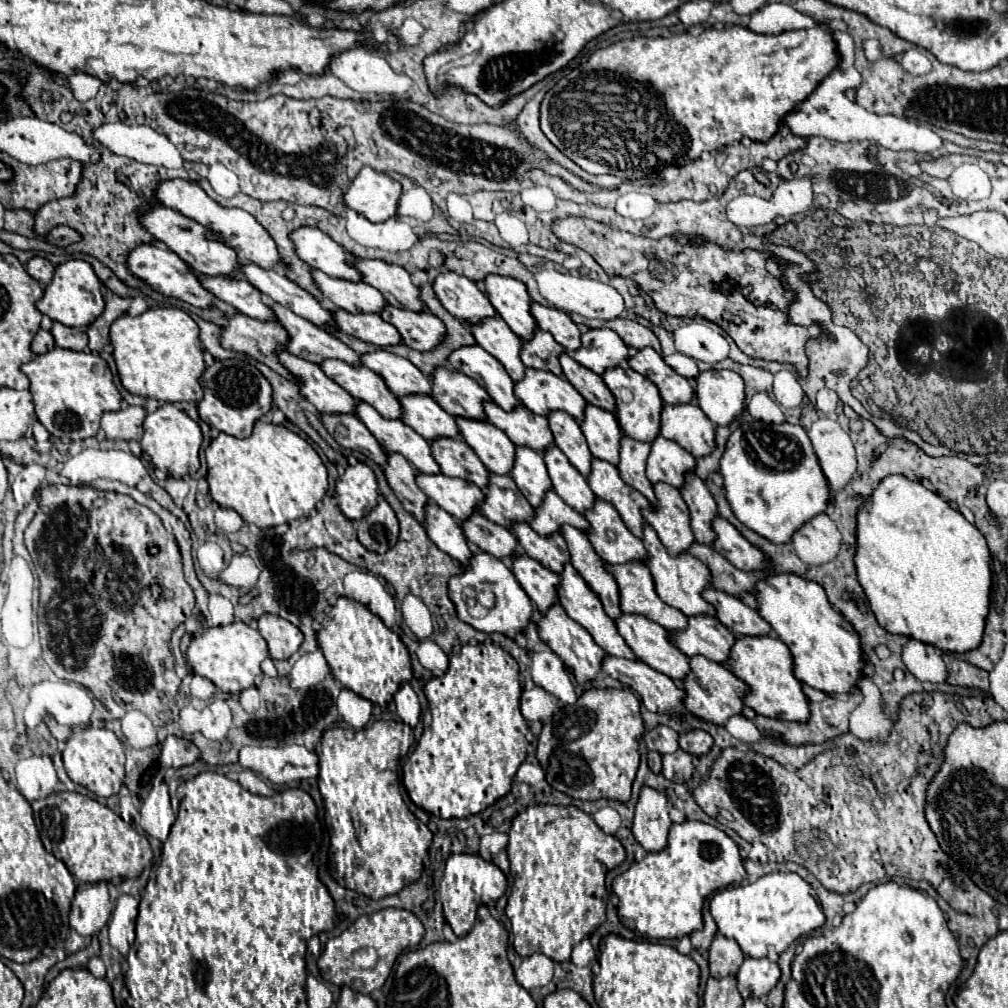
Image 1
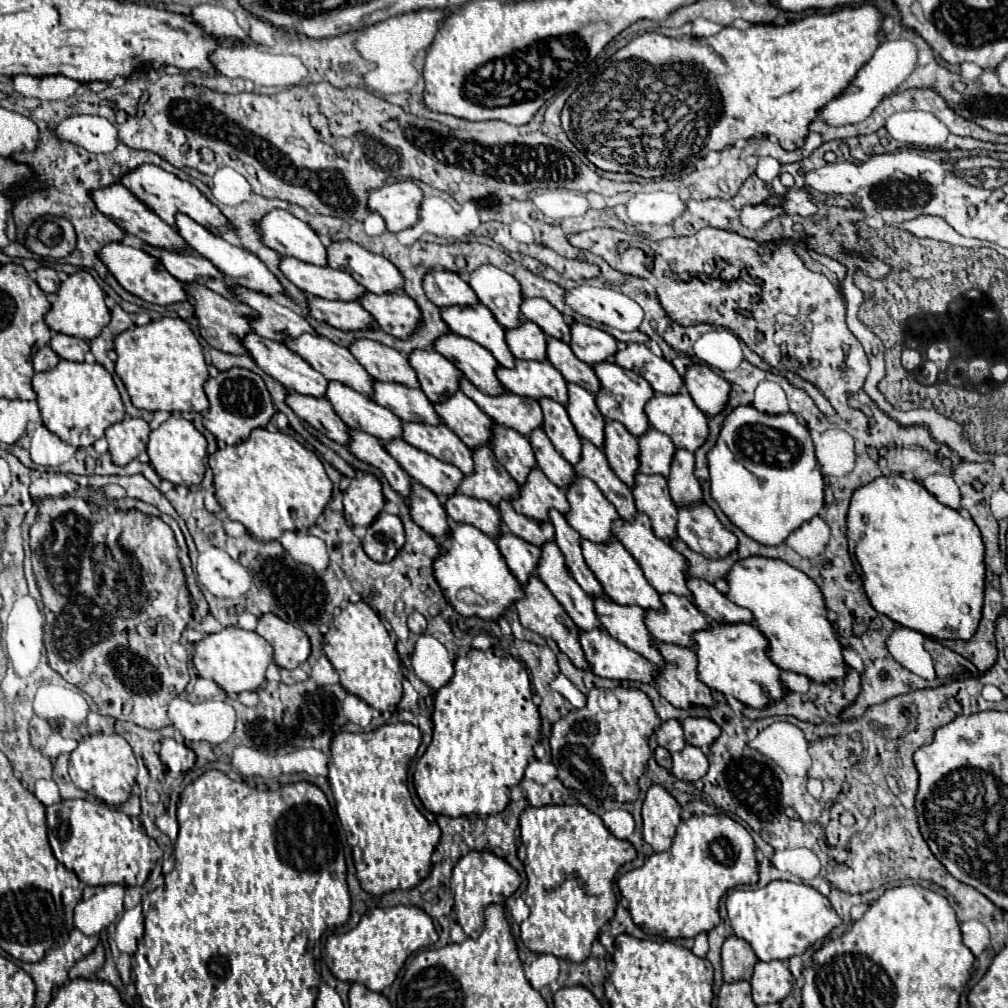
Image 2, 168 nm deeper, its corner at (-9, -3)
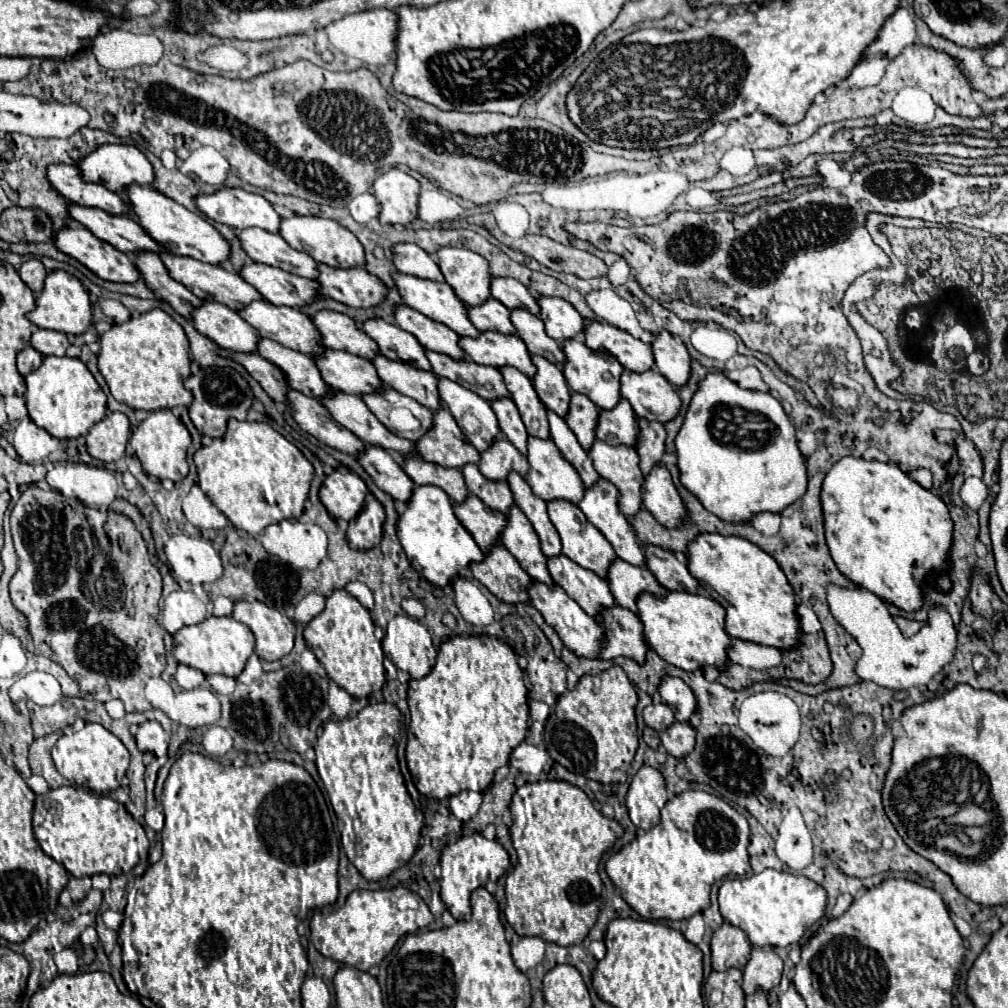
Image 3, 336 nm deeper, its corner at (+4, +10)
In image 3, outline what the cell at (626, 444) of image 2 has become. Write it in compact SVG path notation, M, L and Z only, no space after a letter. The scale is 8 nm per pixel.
M572 391L570 409L568 409L564 421L586 451L588 451L588 445L592 445L592 441L596 439L596 435L592 433L592 429L596 429L596 413L600 413L600 411L592 401L588 401L588 397Z

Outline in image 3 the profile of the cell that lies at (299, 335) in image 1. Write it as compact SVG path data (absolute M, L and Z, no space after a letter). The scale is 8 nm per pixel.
M160 253L160 259L168 271L168 275L182 283L186 289L190 289L196 297L200 299L210 299L210 301L220 301L222 305L228 305L230 309L242 309L244 305L248 305L254 299L262 299L260 293L256 293L256 289L252 289L252 285L248 285L238 273L234 271L226 271L218 265L210 265L210 263L202 263L198 259L192 257L180 257L180 255L172 255L172 253Z

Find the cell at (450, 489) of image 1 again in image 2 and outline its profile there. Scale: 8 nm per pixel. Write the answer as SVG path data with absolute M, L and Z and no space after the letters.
M397 438L383 444L385 450L401 464L401 468L421 486L435 492L441 500L451 498L459 492L459 484L463 482L465 474L455 468L453 464L441 462L433 458L431 454L425 454L413 446L409 446L405 440Z

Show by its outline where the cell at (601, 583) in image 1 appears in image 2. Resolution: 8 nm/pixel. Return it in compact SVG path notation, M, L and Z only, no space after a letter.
M557 510L549 512L551 524L555 526L555 542L561 548L567 568L571 572L571 576L577 580L577 584L593 596L601 596L605 600L611 600L607 594L603 594L603 586L601 582L595 578L595 574L589 570L589 566L585 564L583 552L581 552L581 536L577 530L573 530L569 526L569 522L565 520L563 514L559 514Z

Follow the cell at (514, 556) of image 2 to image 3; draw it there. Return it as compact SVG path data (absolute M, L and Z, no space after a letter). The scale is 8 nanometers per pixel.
M468 495L462 503L454 503L454 513L480 549L488 551L500 541L500 529L504 529L506 521L504 513L490 509L476 495Z

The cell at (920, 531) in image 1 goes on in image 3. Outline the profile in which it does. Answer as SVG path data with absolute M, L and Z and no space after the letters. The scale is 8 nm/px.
M842 457L826 473L820 493L826 545L836 567L856 585L890 601L898 609L916 611L922 607L922 579L930 569L944 567L944 553L952 543L952 519L948 507L932 491L920 487L898 465Z

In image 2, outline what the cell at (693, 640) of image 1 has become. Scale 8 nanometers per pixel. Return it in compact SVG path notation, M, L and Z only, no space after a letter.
M675 594L661 596L665 604L665 612L647 610L649 632L655 640L665 644L679 646L697 646L695 634L697 630L707 630L711 620L693 604L691 598L681 598Z

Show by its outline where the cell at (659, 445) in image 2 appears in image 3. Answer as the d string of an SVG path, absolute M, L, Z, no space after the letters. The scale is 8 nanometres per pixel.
M620 399L614 409L600 411L596 439L612 441L612 445L632 445L632 441L636 441L636 415L628 401Z

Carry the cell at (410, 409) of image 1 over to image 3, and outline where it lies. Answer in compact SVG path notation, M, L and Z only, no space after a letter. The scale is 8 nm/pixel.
M324 349L322 355L314 357L314 363L322 379L334 389L344 389L344 393L360 395L380 385L380 379L376 377L376 369L372 369L372 363L346 351Z

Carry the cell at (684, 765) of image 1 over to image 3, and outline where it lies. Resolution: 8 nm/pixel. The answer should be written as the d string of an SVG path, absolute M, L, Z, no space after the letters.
M674 721L666 731L660 733L662 747L672 757L686 757L694 749L694 737L696 737L694 727L690 723L680 721Z

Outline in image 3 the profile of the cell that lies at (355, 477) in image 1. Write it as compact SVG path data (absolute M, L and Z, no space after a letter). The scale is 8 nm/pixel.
M334 471L324 479L318 497L334 519L350 521L362 509L366 491L366 483L356 473Z

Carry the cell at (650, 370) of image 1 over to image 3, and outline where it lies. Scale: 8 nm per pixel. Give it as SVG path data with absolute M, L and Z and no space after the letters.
M588 321L584 327L584 343L592 351L606 351L612 355L624 369L642 373L652 367L652 349L650 345L634 339L630 333L616 329L600 321Z

